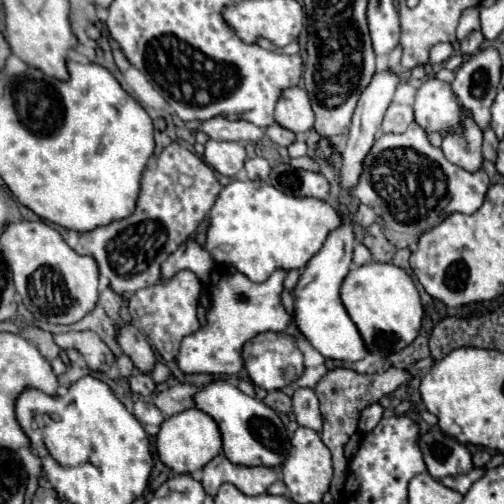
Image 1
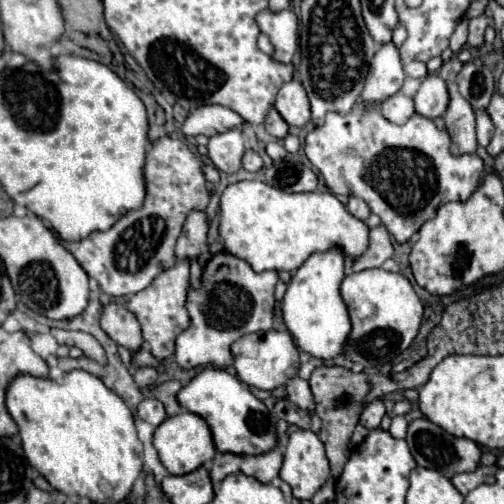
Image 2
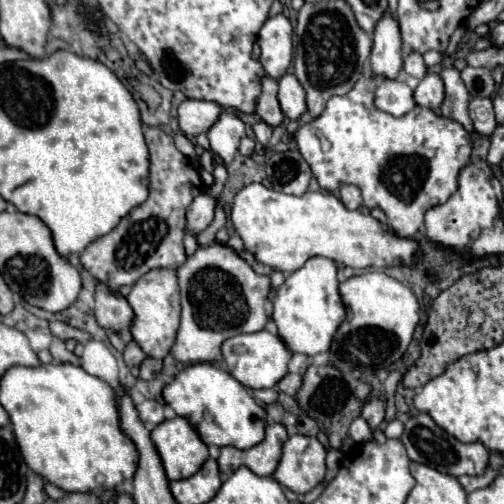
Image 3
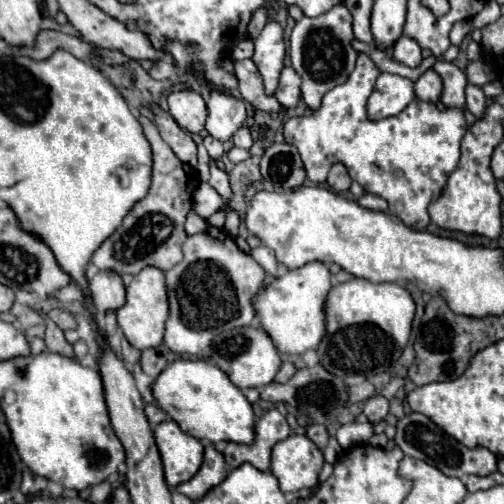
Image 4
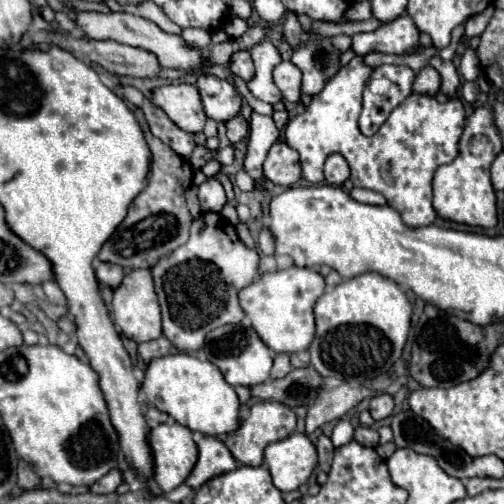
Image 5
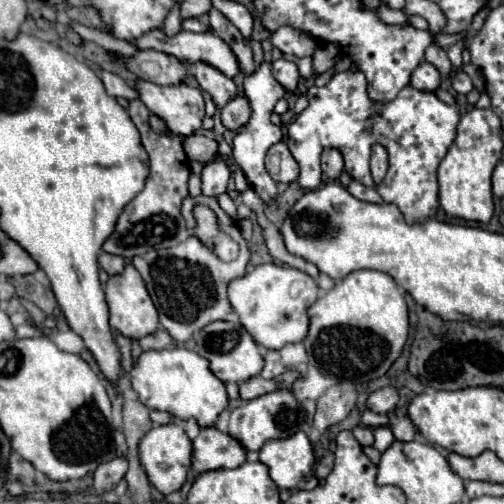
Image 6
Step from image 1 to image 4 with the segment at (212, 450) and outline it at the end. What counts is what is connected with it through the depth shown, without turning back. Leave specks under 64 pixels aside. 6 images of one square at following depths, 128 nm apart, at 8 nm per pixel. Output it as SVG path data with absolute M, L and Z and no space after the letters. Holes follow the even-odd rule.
M174 420L158 424L154 430L154 438L162 456L164 478L170 488L176 488L198 472L204 454L204 446L200 444L200 440L182 432Z

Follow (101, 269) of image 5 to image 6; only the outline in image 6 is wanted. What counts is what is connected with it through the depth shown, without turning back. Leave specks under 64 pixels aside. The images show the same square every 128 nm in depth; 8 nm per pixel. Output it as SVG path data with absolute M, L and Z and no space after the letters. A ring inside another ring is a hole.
M100 252L98 262L100 262L100 266L102 266L102 268L104 268L108 274L122 272L122 268L124 268L124 258L122 258L122 256L108 254L108 252Z

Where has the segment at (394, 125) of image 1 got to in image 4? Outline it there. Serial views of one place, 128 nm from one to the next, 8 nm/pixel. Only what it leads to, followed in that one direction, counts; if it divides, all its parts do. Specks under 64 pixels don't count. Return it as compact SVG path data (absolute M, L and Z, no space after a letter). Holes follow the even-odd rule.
M382 72L368 98L368 120L382 120L404 110L414 100L414 82L396 74Z

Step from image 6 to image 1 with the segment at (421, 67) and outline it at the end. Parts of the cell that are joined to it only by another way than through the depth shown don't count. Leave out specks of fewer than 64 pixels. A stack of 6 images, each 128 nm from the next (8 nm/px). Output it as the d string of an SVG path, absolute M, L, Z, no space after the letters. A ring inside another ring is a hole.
M428 78L420 84L414 102L416 122L428 132L450 132L458 128L462 108L450 90L448 82L438 78Z

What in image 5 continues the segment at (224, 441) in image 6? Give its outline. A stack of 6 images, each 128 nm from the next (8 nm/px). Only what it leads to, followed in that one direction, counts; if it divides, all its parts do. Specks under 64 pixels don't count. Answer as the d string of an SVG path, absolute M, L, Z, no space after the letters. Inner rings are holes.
M204 436L198 442L198 462L196 462L192 474L188 476L186 484L192 488L200 488L210 478L236 470L236 468L238 468L238 462L234 460L234 456L226 448L226 444L220 442L216 436Z

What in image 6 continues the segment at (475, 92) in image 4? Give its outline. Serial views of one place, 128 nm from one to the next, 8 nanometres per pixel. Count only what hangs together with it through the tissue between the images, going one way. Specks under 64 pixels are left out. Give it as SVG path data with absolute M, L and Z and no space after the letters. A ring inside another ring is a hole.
M456 70L452 74L452 88L458 92L458 94L468 94L472 90L472 80L470 76L464 72L464 70Z

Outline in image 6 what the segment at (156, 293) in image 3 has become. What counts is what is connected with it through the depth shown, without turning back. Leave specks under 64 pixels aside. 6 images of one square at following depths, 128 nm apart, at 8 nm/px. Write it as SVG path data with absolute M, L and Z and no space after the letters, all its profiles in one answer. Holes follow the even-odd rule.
M126 264L120 274L114 274L108 278L104 286L106 302L110 308L110 326L118 332L122 332L126 338L140 340L142 336L148 336L148 332L156 332L158 328L158 312L152 304L152 298L148 296L148 290L144 288L144 282L140 280L140 274L132 264Z

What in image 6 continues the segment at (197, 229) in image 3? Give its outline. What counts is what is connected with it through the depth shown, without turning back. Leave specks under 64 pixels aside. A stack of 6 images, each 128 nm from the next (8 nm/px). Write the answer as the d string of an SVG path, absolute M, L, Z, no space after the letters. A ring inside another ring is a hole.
M218 154L202 170L202 194L218 196L218 194L226 192L230 176L232 176L232 160L230 160L230 156Z

